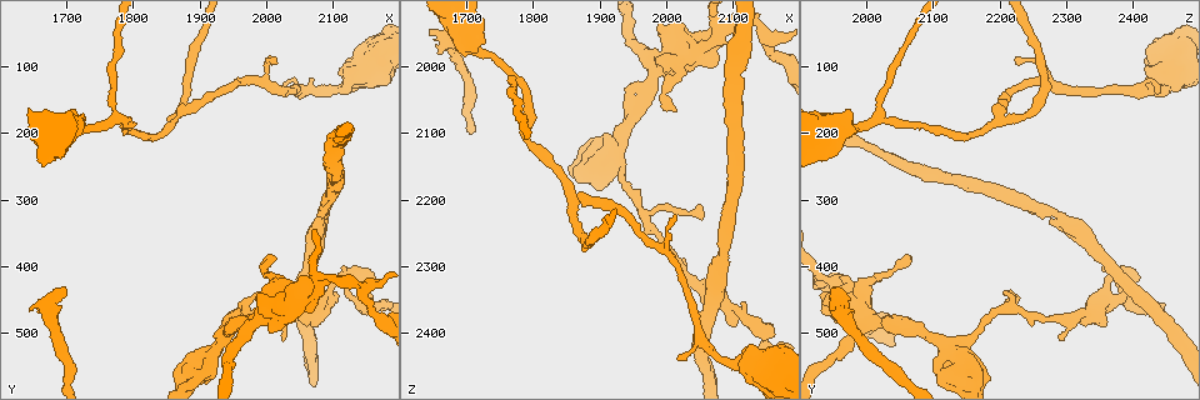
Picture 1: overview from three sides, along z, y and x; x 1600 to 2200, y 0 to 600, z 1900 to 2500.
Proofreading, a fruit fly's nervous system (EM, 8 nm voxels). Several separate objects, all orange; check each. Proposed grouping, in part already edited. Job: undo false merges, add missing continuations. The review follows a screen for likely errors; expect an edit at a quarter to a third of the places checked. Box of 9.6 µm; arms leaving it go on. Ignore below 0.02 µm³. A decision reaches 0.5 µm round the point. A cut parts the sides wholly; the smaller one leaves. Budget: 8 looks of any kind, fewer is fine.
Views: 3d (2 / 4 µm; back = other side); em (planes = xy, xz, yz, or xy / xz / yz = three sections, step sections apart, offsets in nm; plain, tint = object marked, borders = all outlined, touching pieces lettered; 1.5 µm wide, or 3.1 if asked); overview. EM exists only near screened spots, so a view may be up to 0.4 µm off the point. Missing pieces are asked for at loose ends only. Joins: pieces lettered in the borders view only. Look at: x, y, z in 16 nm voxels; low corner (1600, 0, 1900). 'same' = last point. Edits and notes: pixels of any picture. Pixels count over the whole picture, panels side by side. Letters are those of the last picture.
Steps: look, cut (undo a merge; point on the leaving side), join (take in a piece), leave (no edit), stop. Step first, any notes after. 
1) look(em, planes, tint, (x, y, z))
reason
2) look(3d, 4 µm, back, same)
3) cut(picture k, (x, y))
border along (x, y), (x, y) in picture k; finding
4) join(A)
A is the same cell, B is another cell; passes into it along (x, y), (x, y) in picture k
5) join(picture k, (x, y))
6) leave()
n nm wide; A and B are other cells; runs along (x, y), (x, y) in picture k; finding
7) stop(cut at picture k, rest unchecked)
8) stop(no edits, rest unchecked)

look(3d, 4 µm, (2145, 435, 1950))
sharp bend

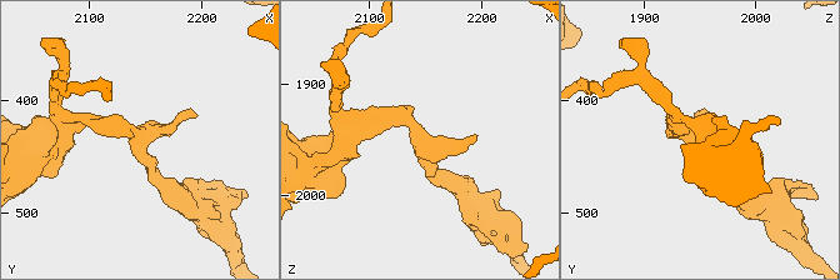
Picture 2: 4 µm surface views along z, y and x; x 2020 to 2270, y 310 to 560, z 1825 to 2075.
look(em, planes, plain, (2148, 428, 1950))
shape alone is not enough

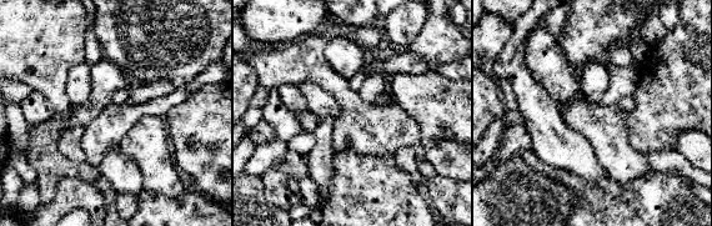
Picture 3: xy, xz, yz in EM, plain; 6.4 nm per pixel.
look(em, planes, borders, same)

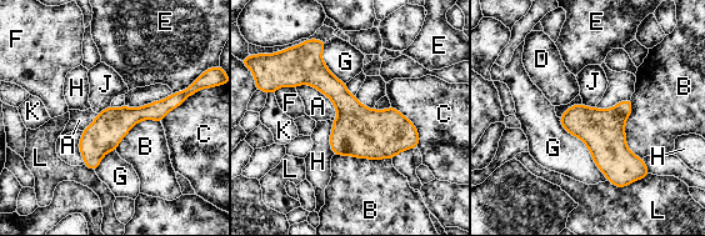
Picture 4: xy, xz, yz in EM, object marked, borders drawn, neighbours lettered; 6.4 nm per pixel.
leave()
220 nm wide; A, B, C, D, E, F, G, H, J, K and L are other cells; runs along (311, 53), (378, 134), (415, 142) in picture 4; continuous, no second neuron

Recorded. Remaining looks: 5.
look(3d, 2 µm, (1770, 180, 2015))
arms part here

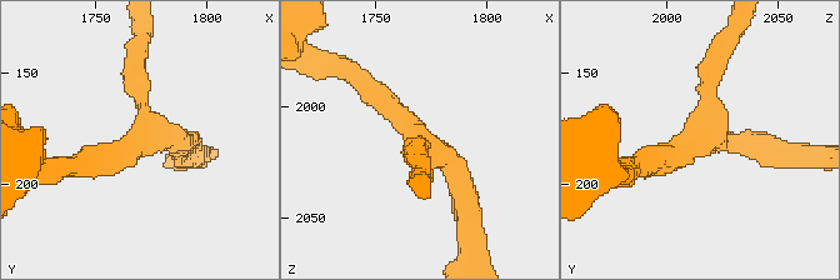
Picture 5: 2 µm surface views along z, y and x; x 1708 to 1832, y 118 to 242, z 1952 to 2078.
look(em, planes, borders, (1772, 179, 2019))

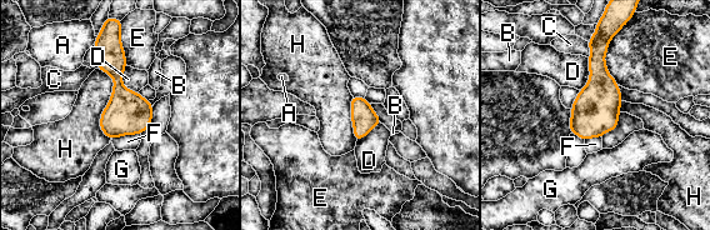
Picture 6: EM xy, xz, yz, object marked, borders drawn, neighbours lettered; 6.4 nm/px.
leave()
A, B, C, D, E, F, G and H are other cells; 3 arms; arms of 170, 180, 180 nm; one neuron here

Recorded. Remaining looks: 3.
look(3d, 2 µm, back, (1690, 435, 1955))
branch stops here

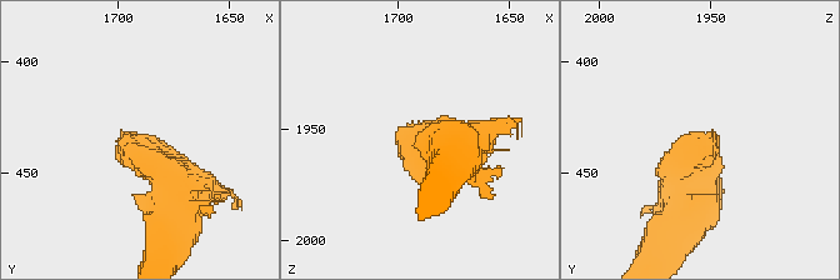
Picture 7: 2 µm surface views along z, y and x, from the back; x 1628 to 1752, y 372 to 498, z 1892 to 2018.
look(em, yz, step 8, borders, (1691, 430, 1948))

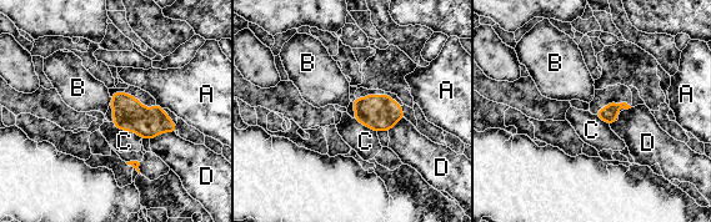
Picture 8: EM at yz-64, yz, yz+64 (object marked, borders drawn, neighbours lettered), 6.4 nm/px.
look(em, planes, borders, same)
another direction

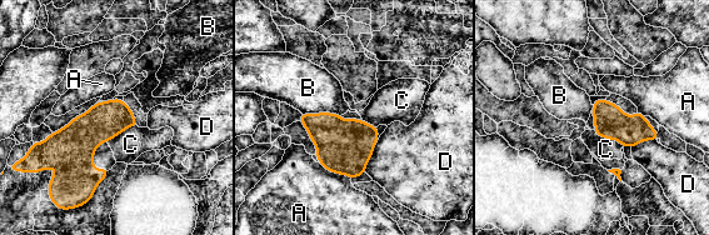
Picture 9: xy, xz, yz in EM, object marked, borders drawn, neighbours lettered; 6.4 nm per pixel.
join(C)
C is the same cell, A, B and D are other cells; it goes on there

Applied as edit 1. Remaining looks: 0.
stop(join at picture 9, rest unchecked)

